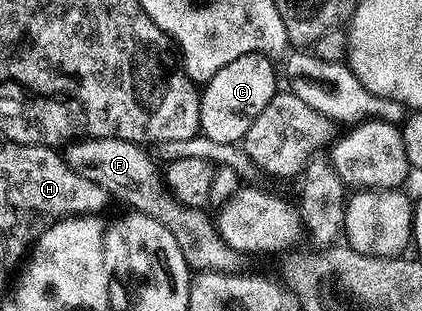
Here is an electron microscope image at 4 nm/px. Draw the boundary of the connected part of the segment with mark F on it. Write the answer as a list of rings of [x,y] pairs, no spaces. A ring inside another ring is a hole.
[[[91,137],[89,139],[79,139],[69,142],[64,149],[64,160],[69,169],[76,171],[76,175],[80,175],[84,179],[96,183],[113,200],[115,197],[116,200],[123,201],[126,207],[129,207],[131,210],[146,213],[152,219],[156,219],[170,228],[191,270],[209,271],[212,273],[223,273],[233,270],[237,266],[234,264],[240,261],[240,254],[222,242],[215,224],[211,221],[211,218],[209,221],[205,217],[205,212],[202,209],[188,209],[178,205],[173,196],[168,194],[163,178],[160,176],[160,169],[154,166],[155,158],[153,156],[150,158],[146,153],[149,152],[134,141],[125,141],[124,139],[116,139],[115,137]]]

